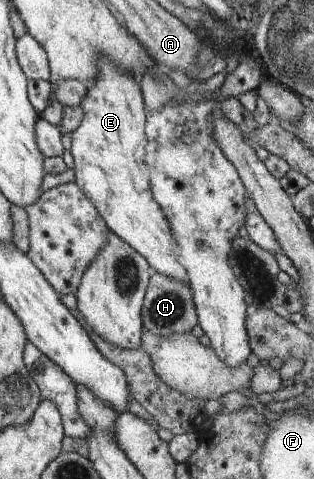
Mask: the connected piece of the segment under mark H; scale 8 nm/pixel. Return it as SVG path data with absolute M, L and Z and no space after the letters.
M158 271L151 272L143 301L142 321L146 330L158 335L191 332L192 327L198 324L198 318L190 286L184 281L166 277Z

